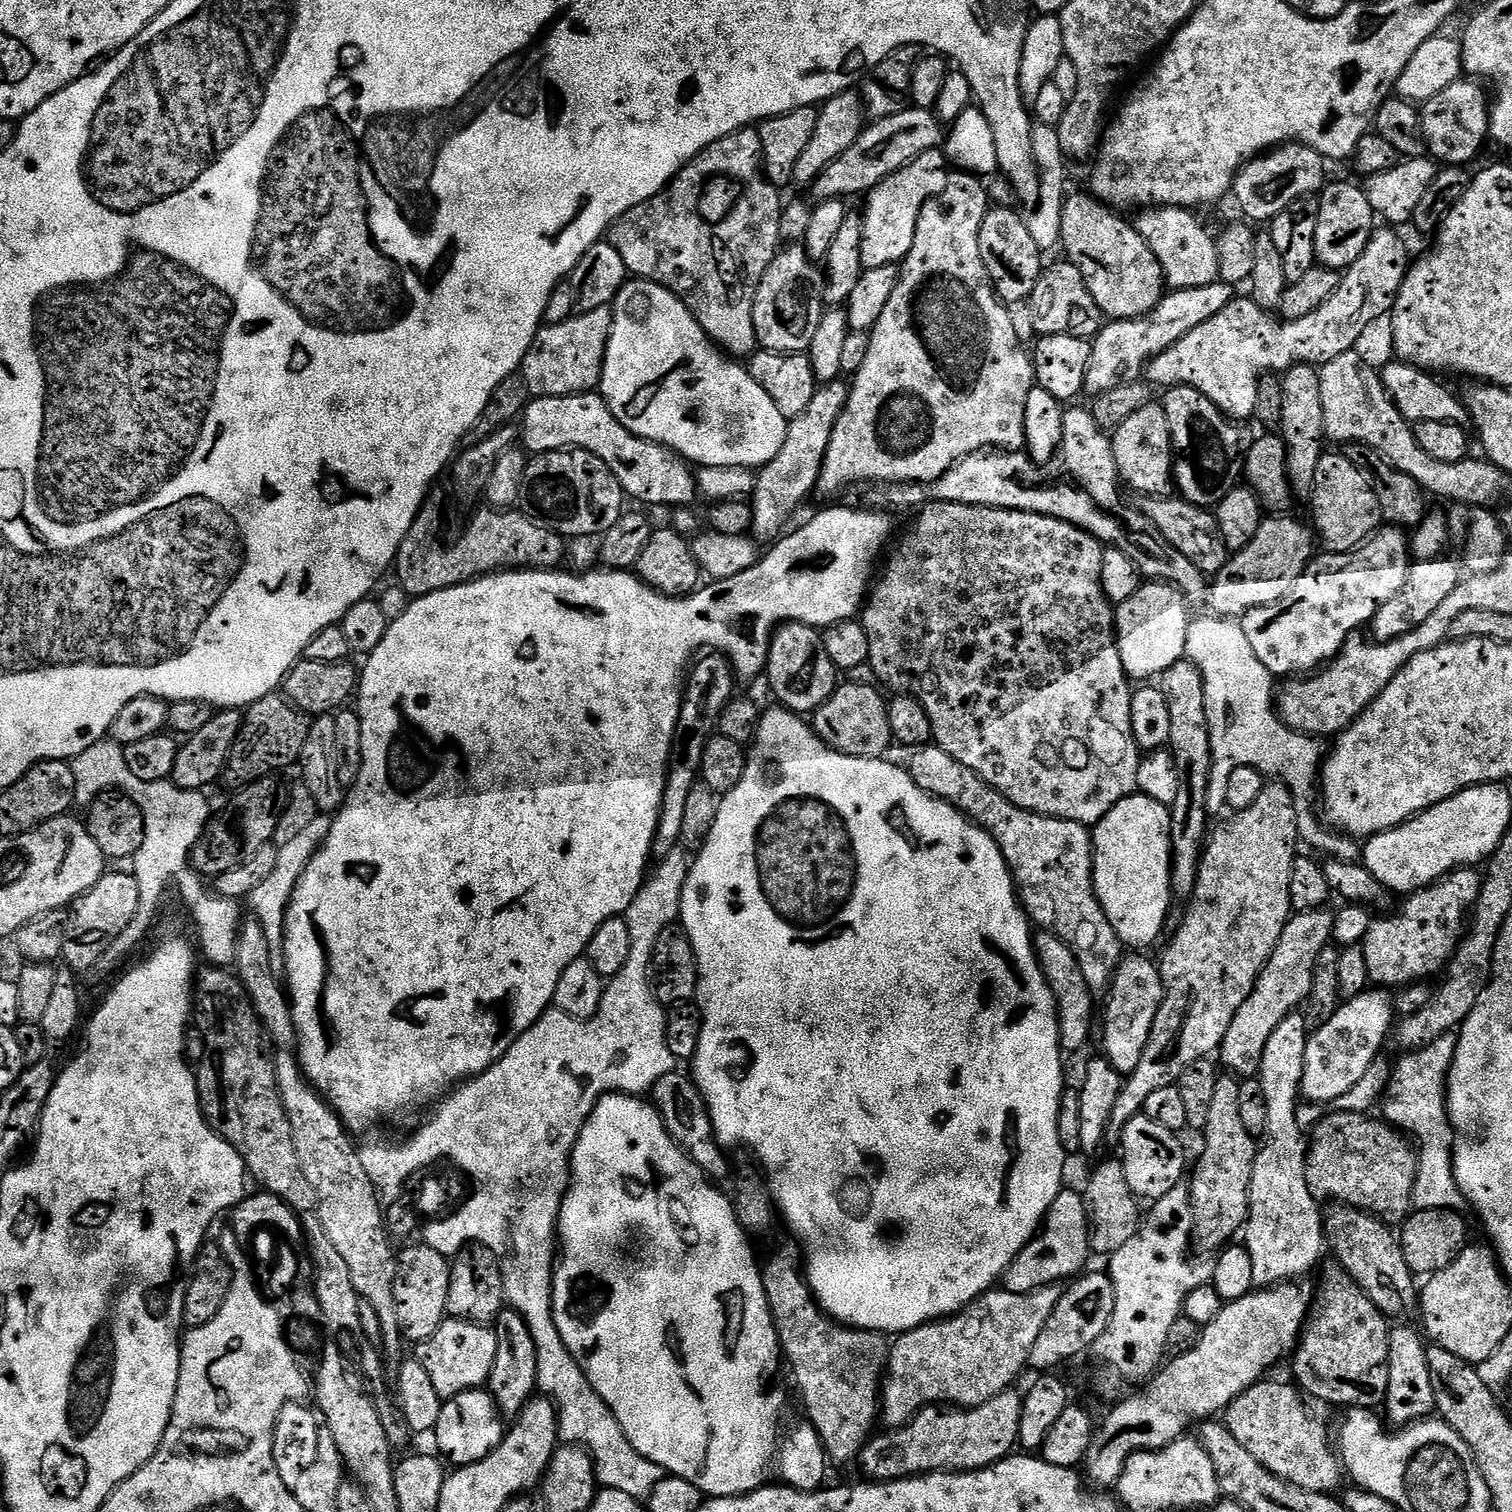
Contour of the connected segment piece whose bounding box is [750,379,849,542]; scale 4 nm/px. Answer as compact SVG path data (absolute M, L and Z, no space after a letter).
M838 379L832 384L820 384L814 398L810 398L810 406L806 406L802 414L788 420L786 442L782 442L782 450L774 454L772 461L759 469L756 489L750 497L751 535L757 541L775 542L781 539L782 533L789 527L788 519L795 514L796 507L808 495L816 492L822 462L826 458L826 448L830 446L830 436L848 401L848 390L849 385L843 379Z

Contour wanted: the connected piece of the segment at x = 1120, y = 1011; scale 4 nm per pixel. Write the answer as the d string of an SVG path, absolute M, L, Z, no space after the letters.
M1125 955L1112 973L1112 985L1106 993L1108 1005L1104 1008L1103 1055L1124 1078L1136 1069L1138 1062L1142 1062L1142 1050L1146 1050L1146 1042L1150 1042L1150 1030L1154 1030L1154 1018L1158 1018L1164 997L1160 969L1144 956L1147 955Z

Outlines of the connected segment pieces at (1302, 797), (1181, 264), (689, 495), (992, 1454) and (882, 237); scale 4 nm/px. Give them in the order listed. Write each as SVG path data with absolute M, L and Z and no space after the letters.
M1207 614L1201 620L1193 619L1188 626L1184 655L1193 660L1202 670L1206 686L1206 722L1210 726L1210 746L1212 747L1212 770L1208 781L1209 813L1225 811L1226 782L1230 774L1239 768L1257 768L1265 777L1275 778L1292 791L1296 799L1296 809L1300 812L1298 826L1301 841L1313 848L1313 853L1334 860L1359 861L1362 856L1362 844L1355 836L1349 836L1340 830L1325 826L1311 812L1312 804L1308 799L1317 795L1318 781L1322 776L1321 741L1315 736L1303 736L1302 733L1287 728L1280 718L1274 703L1272 673L1258 662L1258 654L1246 639L1246 630L1232 618L1217 618Z
M1153 206L1141 211L1134 227L1154 250L1164 271L1164 282L1169 289L1210 286L1220 280L1216 236L1204 229L1195 211L1186 208Z
M595 391L579 392L577 396L538 396L529 399L522 417L522 444L529 453L559 452L565 448L581 448L606 462L606 466L618 478L625 497L637 500L640 504L653 504L656 508L676 510L681 506L695 505L698 500L698 480L690 467L689 461L679 456L673 448L664 444L656 444L652 440L644 440L635 436L608 408L604 397Z
M1009 1390L990 1398L990 1402L982 1402L982 1406L977 1408L957 1410L952 1406L929 1406L921 1410L910 1423L885 1431L885 1436L873 1435L860 1451L858 1465L872 1482L906 1480L910 1476L926 1476L929 1472L976 1472L980 1468L988 1468L1013 1455L1020 1438L1018 1422L1022 1422L1023 1401L1019 1391Z
M940 148L918 154L914 162L902 166L890 174L878 186L867 193L868 205L862 211L864 230L862 236L862 262L865 268L877 268L887 264L899 265L914 246L914 230L918 230L918 214L931 196L942 194L950 175L948 157Z

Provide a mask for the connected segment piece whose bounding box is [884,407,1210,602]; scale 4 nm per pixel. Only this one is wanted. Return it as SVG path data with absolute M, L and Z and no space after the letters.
M1069 407L1064 412L1064 433L1062 434L1060 448L1048 464L1035 464L1031 457L1023 451L1009 452L1007 450L981 450L973 456L968 456L960 460L942 478L938 478L931 484L894 484L887 489L884 500L892 508L913 508L919 509L929 502L939 502L941 504L969 504L970 506L986 506L987 508L1009 508L1010 510L1022 510L1023 512L1033 512L1043 516L1053 516L1059 520L1065 520L1068 524L1078 526L1083 532L1089 532L1095 540L1101 544L1122 550L1130 562L1138 569L1141 577L1148 582L1159 582L1170 584L1180 591L1185 601L1200 600L1209 595L1210 580L1182 550L1174 550L1170 542L1146 518L1139 507L1130 505L1124 501L1124 496L1120 493L1122 481L1116 463L1114 462L1114 450L1109 433L1094 422L1094 414L1087 407Z

